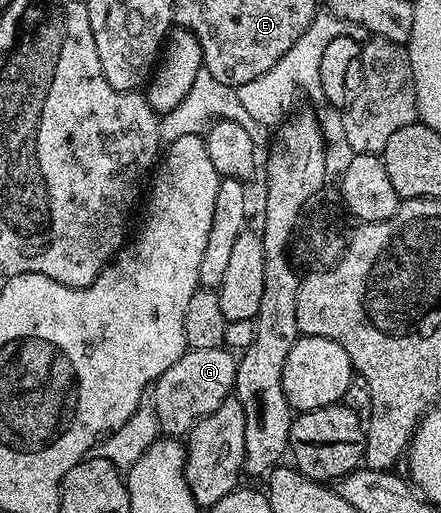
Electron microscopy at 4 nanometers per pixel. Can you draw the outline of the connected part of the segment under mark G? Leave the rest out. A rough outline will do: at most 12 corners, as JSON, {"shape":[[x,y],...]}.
{"shape":[[226,347],[187,351],[153,385],[162,431],[183,438],[235,391]]}

